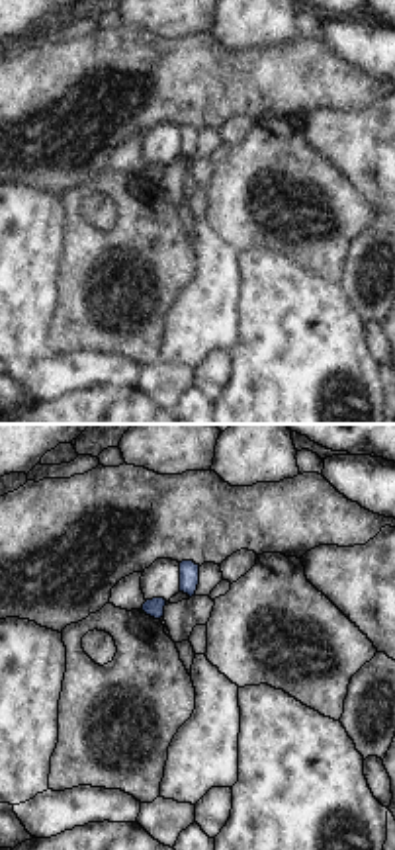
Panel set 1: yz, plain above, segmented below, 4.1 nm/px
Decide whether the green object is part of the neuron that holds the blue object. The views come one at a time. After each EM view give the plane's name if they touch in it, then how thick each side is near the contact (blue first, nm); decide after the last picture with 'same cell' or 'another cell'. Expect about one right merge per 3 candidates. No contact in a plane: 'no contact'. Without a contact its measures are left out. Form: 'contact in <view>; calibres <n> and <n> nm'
contact in yz; calibres 80 and 20 nm

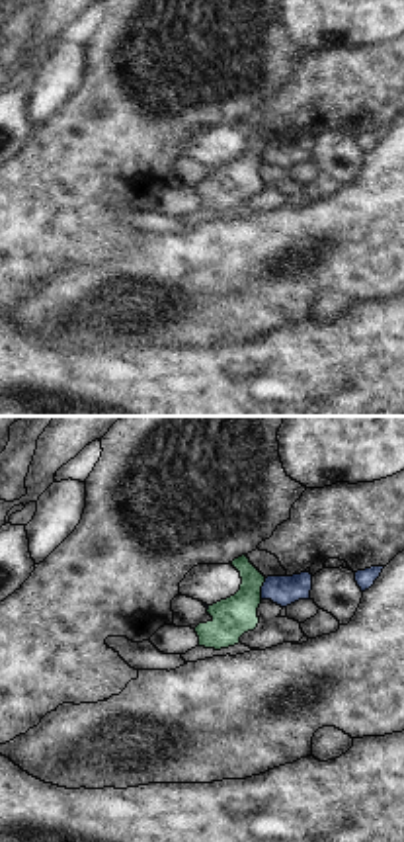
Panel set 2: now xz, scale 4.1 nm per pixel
contact in xz; calibres 130 and 160 nm

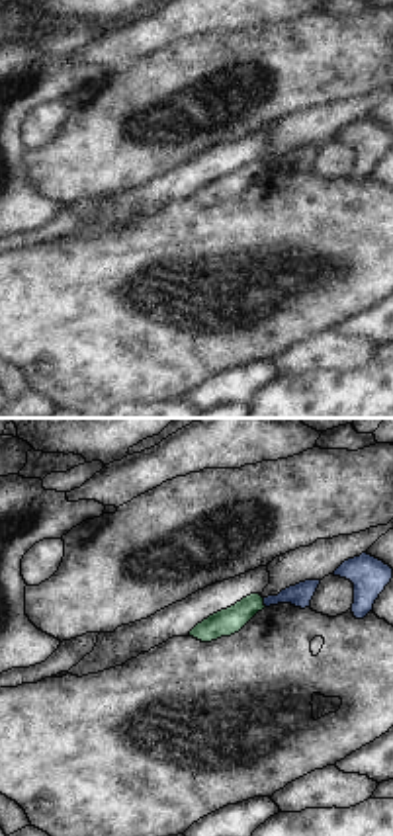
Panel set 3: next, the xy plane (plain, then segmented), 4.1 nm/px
contact in xy; calibres 90 and 110 nm

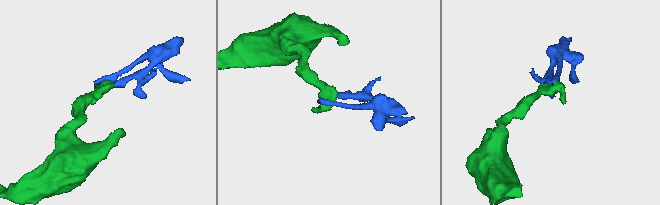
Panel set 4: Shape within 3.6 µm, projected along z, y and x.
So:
another cell

